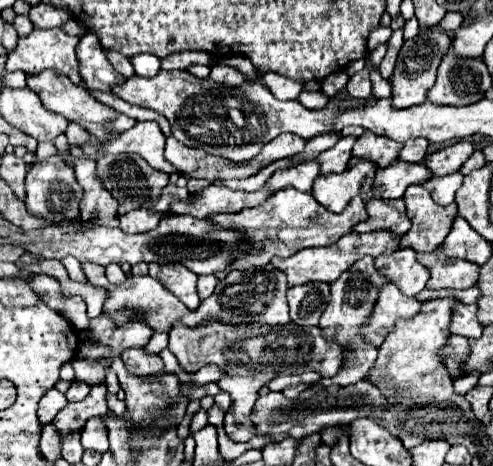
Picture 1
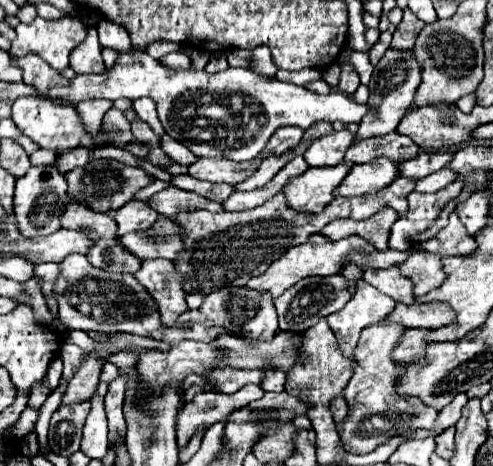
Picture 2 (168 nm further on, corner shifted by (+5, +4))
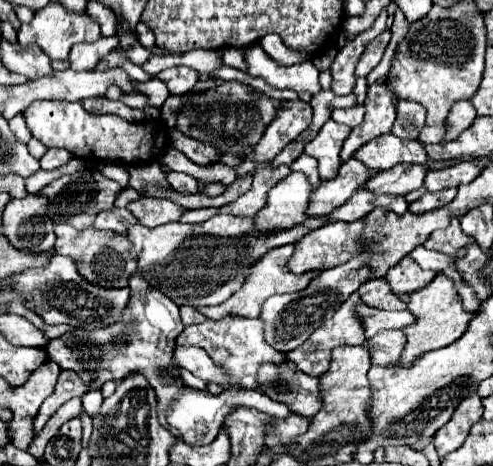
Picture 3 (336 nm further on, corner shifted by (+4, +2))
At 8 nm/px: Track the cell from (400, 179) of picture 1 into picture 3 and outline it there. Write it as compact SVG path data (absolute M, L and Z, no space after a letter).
M355 158L343 162L337 178L333 178L331 182L321 182L321 186L315 190L315 198L311 198L309 216L331 214L335 208L343 206L359 188L363 188L373 174L375 170L369 170L363 162Z

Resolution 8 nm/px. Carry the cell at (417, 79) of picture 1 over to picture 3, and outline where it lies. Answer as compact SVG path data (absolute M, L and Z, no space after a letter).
M381 80L369 86L367 100L363 106L365 106L363 122L351 130L351 134L343 144L343 150L341 150L343 162L351 158L359 146L367 144L369 140L381 134L391 132L391 126L397 118L397 96L387 86L387 80Z

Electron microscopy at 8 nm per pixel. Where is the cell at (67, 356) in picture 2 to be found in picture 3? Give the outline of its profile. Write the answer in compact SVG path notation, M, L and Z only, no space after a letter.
M63 370L61 376L59 376L59 380L57 380L55 392L47 398L47 402L41 404L41 410L39 410L39 414L37 414L37 418L35 418L35 426L33 426L35 432L37 432L37 434L41 432L41 428L45 426L45 422L55 414L55 410L57 410L63 402L67 402L69 398L75 398L75 396L83 396L89 388L91 388L91 386L85 384L85 382L79 378L79 374L75 374L73 370Z

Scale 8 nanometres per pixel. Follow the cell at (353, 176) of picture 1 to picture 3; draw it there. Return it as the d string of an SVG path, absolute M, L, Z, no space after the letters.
M291 172L271 190L267 196L267 206L257 212L259 230L283 230L303 224L313 192L315 190L305 174Z

